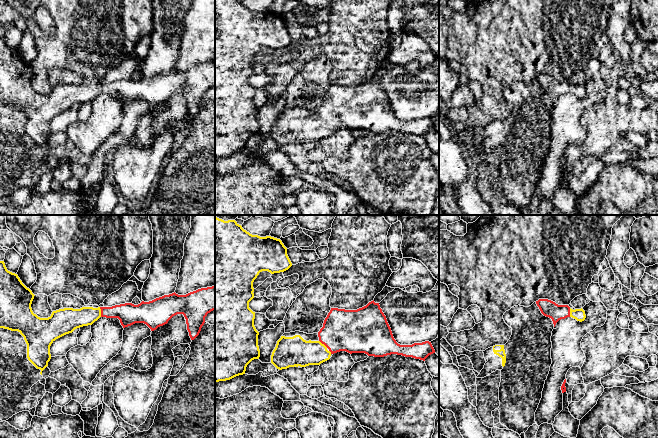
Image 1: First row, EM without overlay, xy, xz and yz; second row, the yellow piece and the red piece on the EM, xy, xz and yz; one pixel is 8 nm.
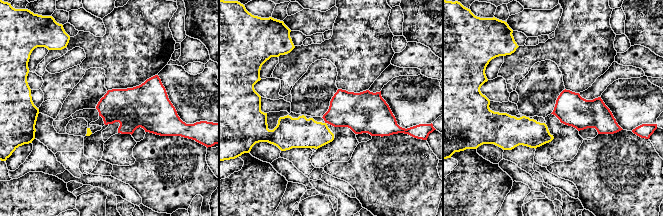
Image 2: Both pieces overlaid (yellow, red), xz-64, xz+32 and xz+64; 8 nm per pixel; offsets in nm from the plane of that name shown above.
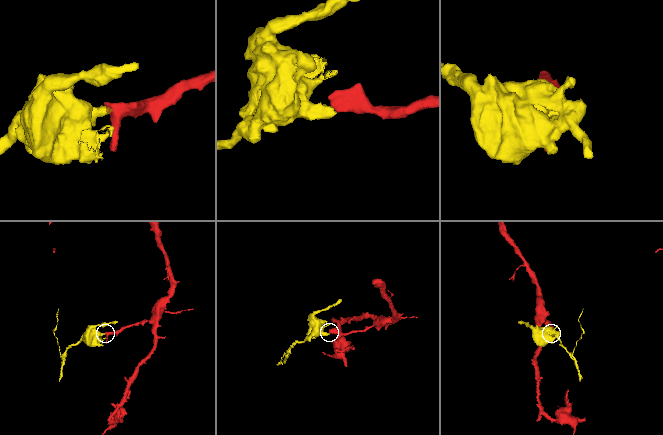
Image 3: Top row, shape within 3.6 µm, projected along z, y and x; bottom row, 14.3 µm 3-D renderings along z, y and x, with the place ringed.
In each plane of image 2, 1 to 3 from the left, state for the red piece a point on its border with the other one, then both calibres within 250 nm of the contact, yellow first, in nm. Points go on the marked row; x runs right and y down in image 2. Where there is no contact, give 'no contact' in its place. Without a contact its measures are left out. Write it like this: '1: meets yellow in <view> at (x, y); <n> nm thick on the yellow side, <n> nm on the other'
1: no contact
2: no contact
3: no contact

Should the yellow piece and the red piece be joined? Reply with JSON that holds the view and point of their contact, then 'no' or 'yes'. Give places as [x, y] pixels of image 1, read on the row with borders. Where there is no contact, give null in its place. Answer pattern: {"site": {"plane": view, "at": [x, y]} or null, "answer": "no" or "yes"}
{"site": {"plane": "xy", "at": [100, 312]}, "answer": "yes"}

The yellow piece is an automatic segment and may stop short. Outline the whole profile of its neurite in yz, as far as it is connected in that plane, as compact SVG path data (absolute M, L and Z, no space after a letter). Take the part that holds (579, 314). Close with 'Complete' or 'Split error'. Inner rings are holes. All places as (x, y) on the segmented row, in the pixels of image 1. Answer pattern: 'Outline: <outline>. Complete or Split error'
Outline: M539 299L536 304L544 316L552 319L554 327L559 320L567 317L572 317L580 322L586 318L585 311L582 308L573 310L568 305L558 305L548 299Z. Split error

